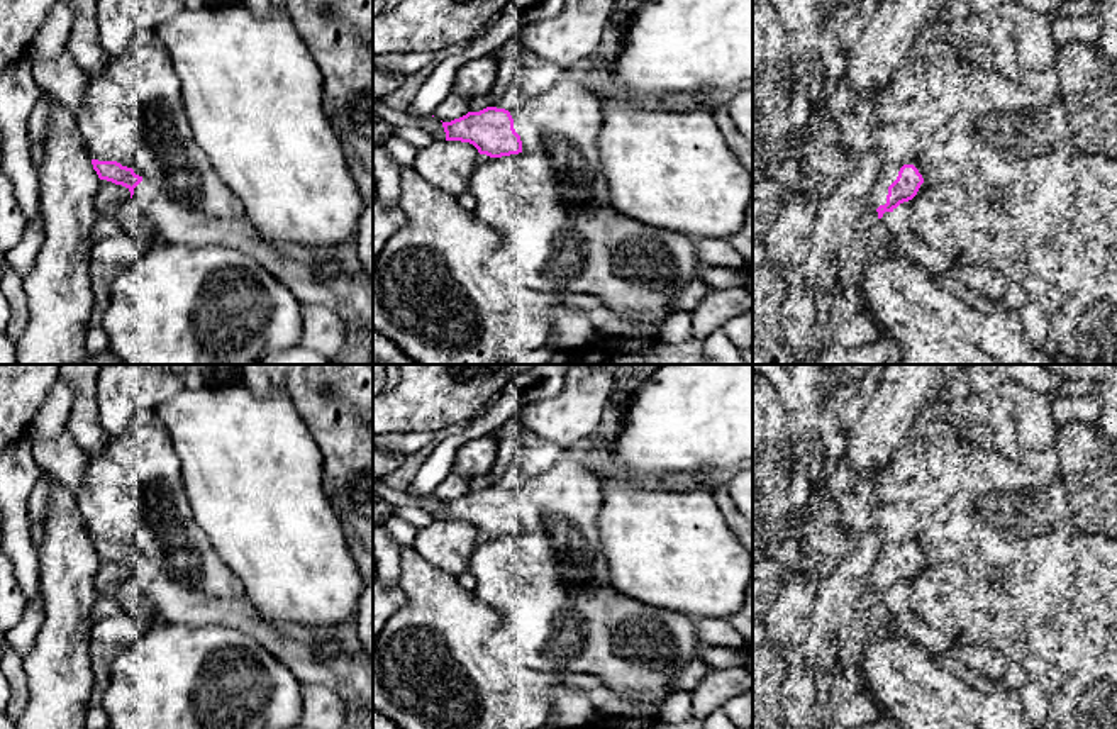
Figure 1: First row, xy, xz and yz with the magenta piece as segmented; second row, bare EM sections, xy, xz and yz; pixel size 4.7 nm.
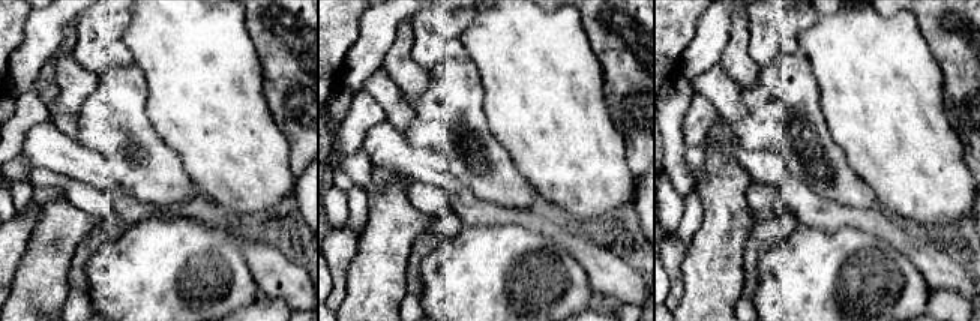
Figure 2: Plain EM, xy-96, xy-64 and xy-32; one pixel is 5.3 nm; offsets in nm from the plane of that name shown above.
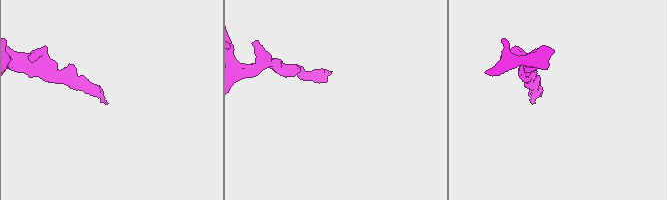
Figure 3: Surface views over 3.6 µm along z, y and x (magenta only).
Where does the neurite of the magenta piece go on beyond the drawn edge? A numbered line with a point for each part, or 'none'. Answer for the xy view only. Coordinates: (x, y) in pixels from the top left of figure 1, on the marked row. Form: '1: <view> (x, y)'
1: xy (177, 224)

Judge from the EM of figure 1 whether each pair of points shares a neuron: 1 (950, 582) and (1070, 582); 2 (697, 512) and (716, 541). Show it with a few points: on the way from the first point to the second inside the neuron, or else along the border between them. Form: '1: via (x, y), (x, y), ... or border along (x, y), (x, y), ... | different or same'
1: via (980, 612), (990, 621), (1031, 621), (1039, 612) | same
2: via (697, 519), (709, 534) | same

